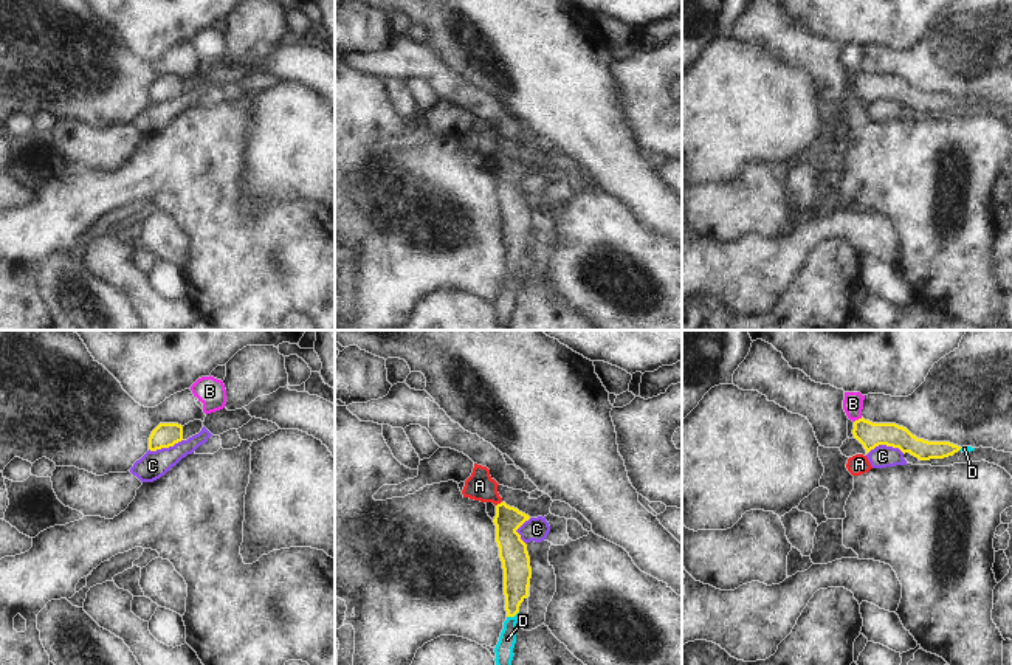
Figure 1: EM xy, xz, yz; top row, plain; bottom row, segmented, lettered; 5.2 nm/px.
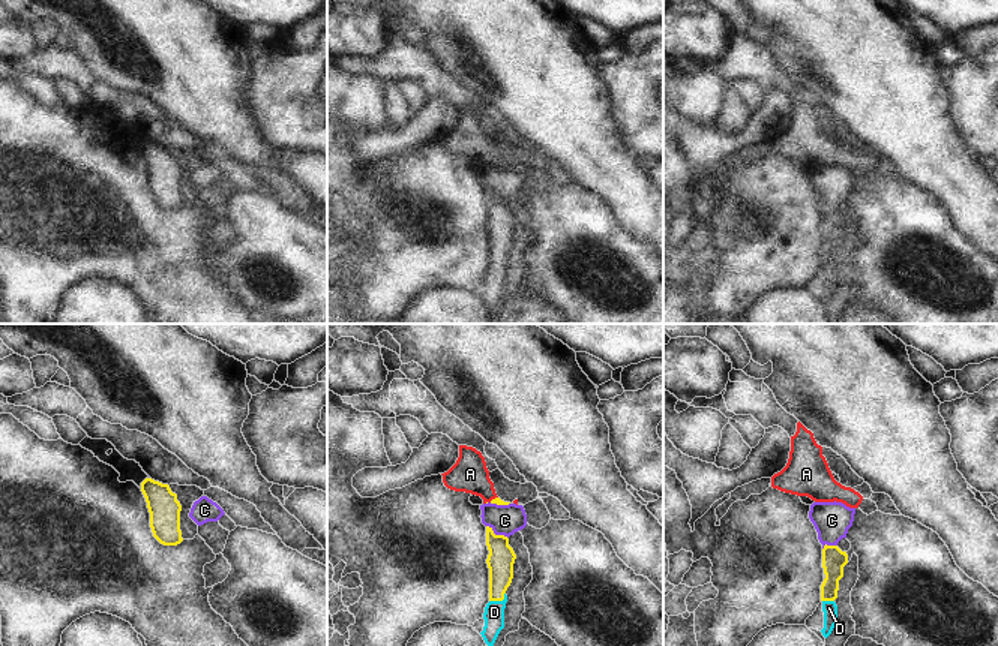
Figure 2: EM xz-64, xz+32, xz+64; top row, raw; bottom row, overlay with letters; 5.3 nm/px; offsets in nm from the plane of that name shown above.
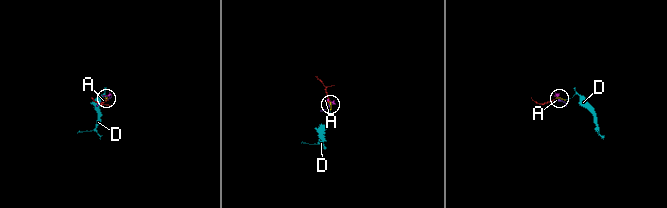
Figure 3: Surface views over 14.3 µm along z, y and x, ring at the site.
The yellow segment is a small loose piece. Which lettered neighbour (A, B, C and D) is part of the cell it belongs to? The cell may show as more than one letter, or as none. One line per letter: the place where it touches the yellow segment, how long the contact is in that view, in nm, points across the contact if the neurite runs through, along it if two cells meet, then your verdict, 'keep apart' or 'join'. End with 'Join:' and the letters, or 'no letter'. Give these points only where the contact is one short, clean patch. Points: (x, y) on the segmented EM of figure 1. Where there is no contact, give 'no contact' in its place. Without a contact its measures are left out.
A: contact xz (498, 504); length 40 nm; border xz (501, 501), (496, 506); keep apart
B: contact yz (859, 419); length 50 nm; border yz (862, 417), (854, 422); keep apart
C: contact yz (885, 444); length 200 nm; border yz (904, 453), (898, 448), (876, 445), (867, 454); keep apart
D: contact xz (512, 616); length 70 nm; way xz (516, 568), (512, 616), (504, 650); join
Join: D

